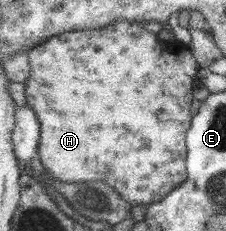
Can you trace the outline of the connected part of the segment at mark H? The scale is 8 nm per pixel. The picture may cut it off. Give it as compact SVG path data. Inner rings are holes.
M117 21L95 30L78 30L52 36L44 43L34 47L28 53L31 59L32 73L26 80L28 106L30 106L41 124L43 124L43 138L41 138L40 160L47 166L53 179L71 184L71 182L89 182L89 180L101 180L115 188L115 192L121 194L123 200L127 200L131 206L159 203L177 190L188 180L188 134L192 128L195 116L191 113L193 104L193 82L200 76L201 66L193 54L189 45L166 45L153 33L139 25L139 21Z

